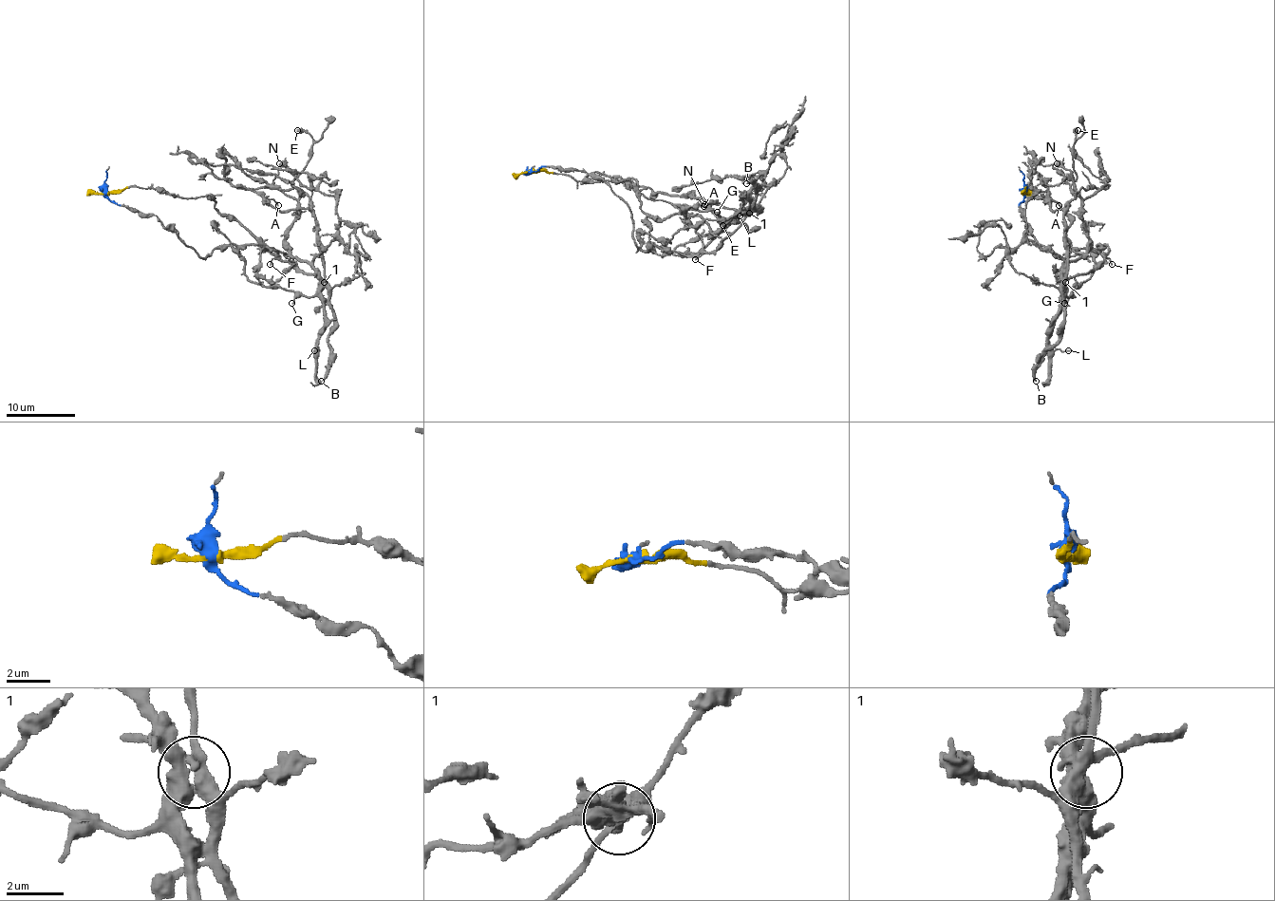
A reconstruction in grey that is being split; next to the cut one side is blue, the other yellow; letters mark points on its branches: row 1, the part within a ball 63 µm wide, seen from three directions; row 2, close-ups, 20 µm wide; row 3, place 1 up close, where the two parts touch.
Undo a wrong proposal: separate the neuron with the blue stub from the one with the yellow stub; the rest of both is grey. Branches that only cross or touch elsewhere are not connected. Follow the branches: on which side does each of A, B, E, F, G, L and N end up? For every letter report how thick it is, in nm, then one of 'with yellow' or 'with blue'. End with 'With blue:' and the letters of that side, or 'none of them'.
A: 120 nm thick; with blue
B: 220 nm thick; with blue
E: 440 nm thick; with yellow
F: 130 nm thick; with blue
G: 130 nm thick; with yellow
L: 150 nm thick; with yellow
N: 420 nm thick; with blue
With blue: A, B, F, N

